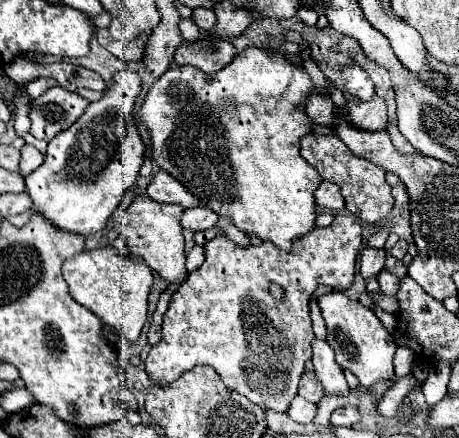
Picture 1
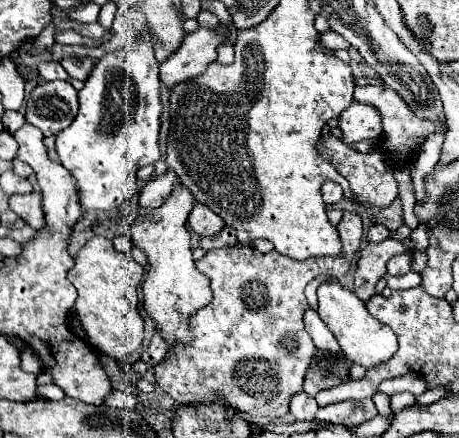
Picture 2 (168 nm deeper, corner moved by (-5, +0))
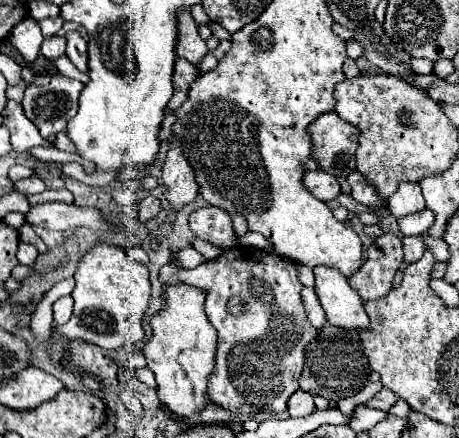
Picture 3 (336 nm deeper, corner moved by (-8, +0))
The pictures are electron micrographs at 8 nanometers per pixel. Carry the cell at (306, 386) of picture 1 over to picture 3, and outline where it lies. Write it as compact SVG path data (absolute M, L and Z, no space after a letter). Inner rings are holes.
M326 323L320 329L318 337L310 343L310 347L312 349L306 353L304 371L300 375L300 389L304 389L310 395L322 395L326 399L344 399L352 397L366 385L370 367L364 359L362 343L356 333L342 331L340 327Z

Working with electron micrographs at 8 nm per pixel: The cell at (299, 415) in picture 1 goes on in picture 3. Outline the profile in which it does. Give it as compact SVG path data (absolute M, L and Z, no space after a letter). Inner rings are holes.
M298 389L290 399L288 399L288 413L292 417L306 417L312 411L316 411L314 397L302 389Z

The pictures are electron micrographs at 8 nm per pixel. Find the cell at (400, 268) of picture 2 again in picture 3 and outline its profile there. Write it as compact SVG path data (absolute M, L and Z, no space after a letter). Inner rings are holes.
M420 235L404 237L402 245L404 245L404 263L412 263L420 259L420 255L424 255L424 241Z

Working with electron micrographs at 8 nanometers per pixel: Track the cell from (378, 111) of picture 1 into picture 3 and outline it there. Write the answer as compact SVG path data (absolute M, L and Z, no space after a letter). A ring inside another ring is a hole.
M336 111L324 113L320 115L310 127L308 127L310 135L312 135L312 157L320 163L320 169L328 171L330 175L336 177L346 177L350 171L354 171L356 167L356 149L358 149L358 137L360 131L356 131L356 127L352 127L352 123L340 119L336 115Z

